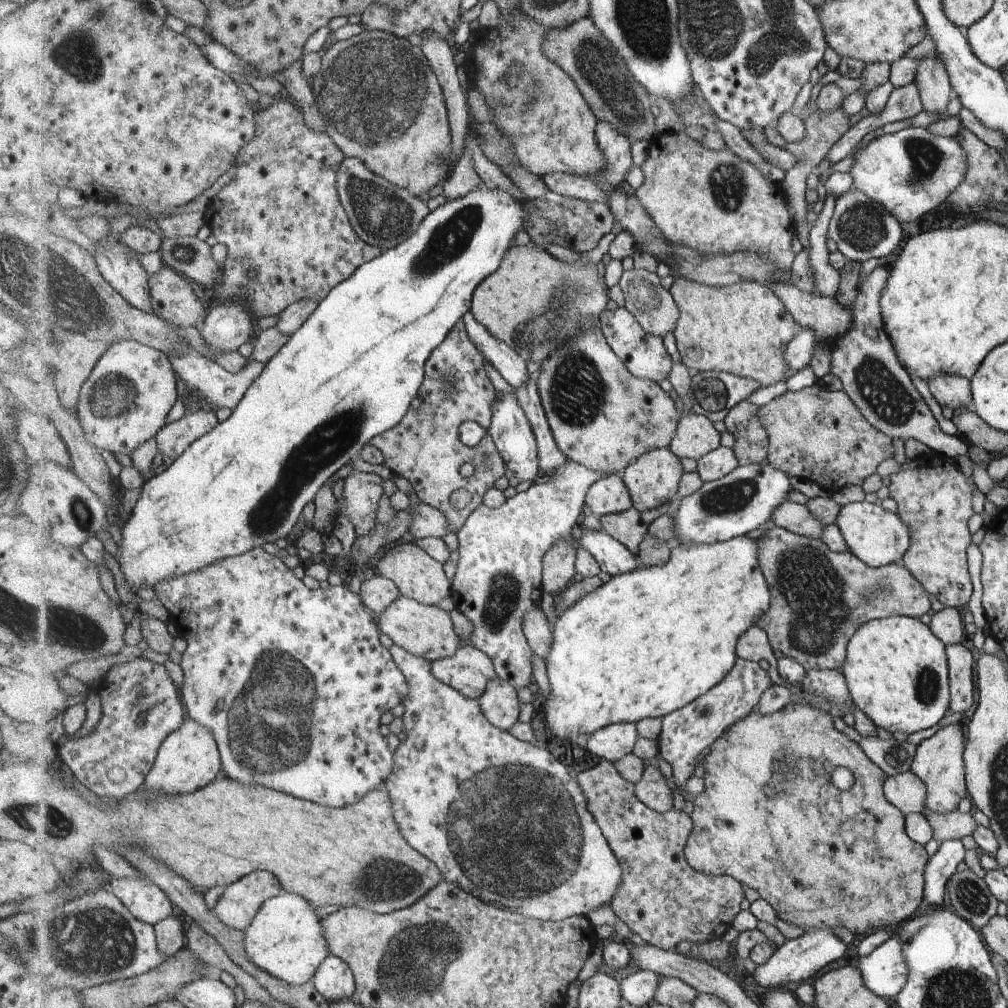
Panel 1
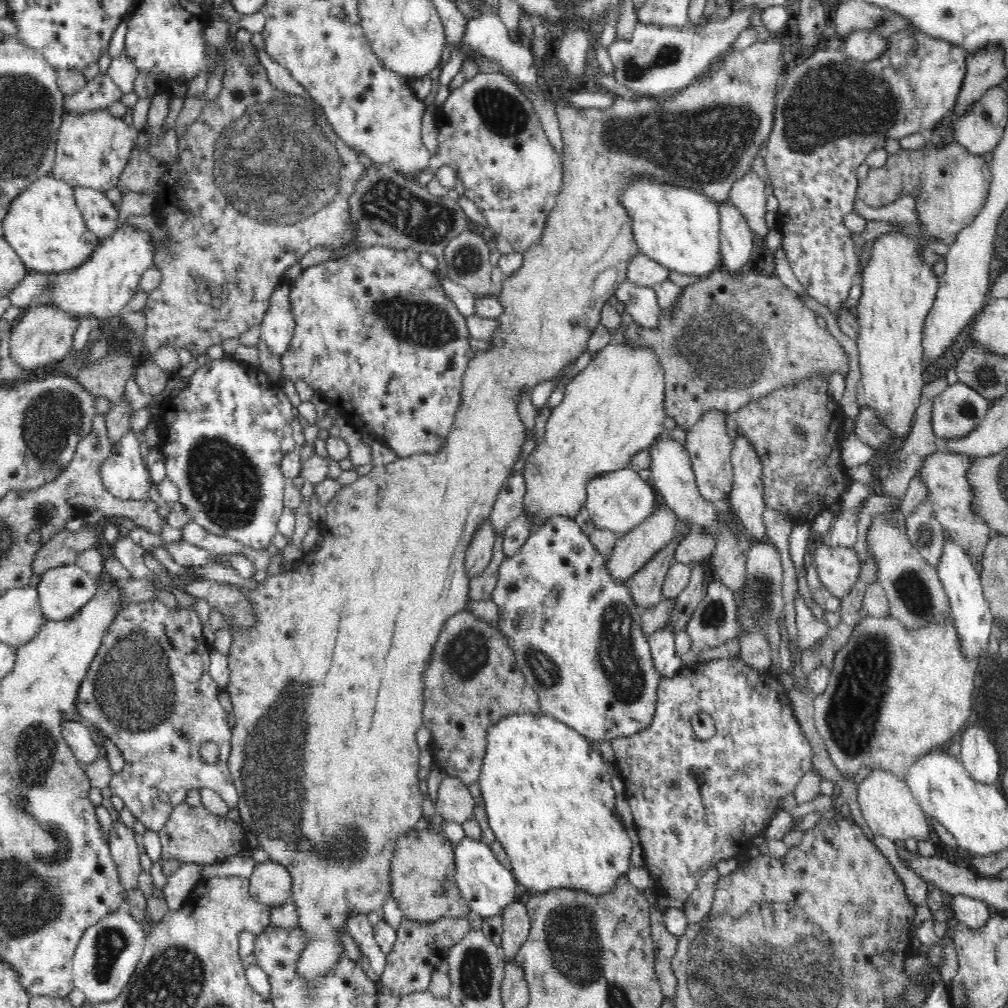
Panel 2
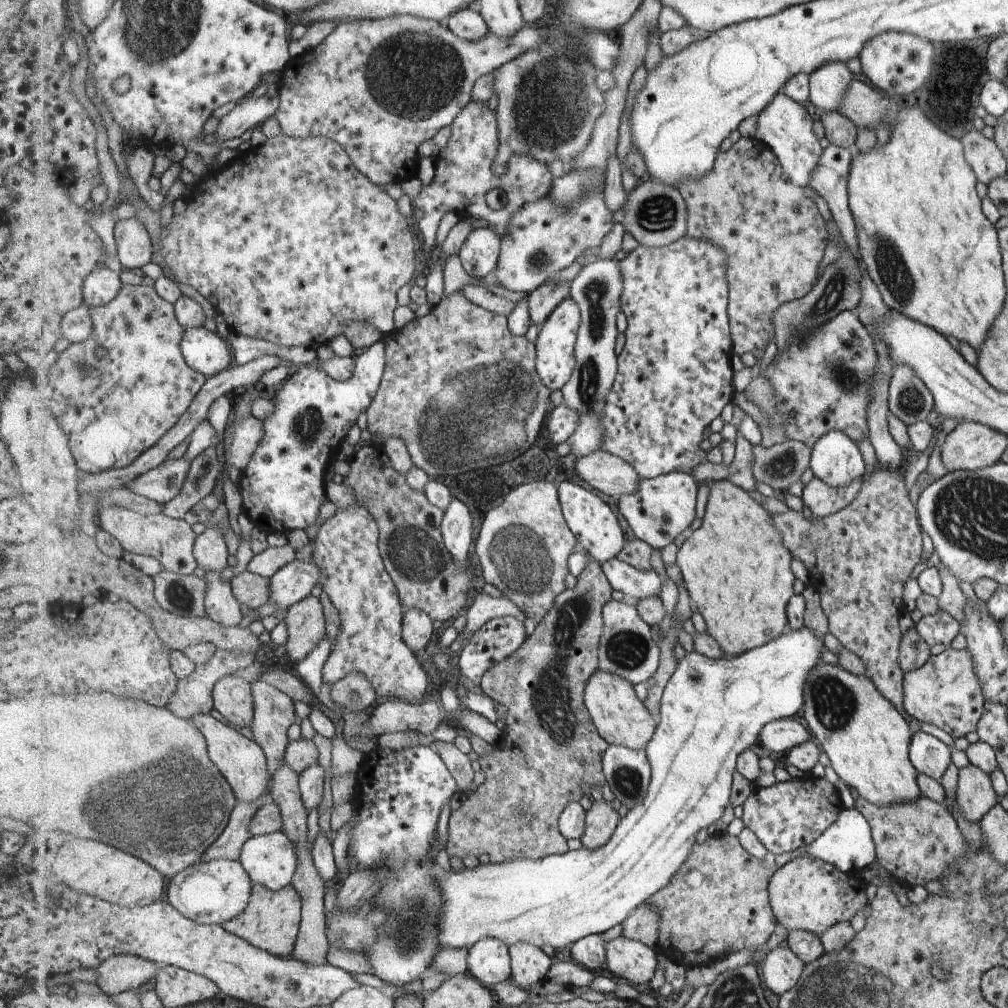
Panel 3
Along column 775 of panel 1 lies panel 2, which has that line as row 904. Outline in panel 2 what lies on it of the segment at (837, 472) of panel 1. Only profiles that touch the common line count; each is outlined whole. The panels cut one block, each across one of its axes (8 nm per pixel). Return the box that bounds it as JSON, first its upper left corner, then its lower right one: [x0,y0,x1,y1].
[391,829,471,922]

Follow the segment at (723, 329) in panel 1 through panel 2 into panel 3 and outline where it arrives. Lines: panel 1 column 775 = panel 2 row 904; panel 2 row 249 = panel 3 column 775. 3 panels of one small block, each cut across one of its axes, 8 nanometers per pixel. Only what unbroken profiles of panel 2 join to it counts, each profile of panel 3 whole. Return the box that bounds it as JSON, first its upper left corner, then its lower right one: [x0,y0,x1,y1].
[676,480,796,657]

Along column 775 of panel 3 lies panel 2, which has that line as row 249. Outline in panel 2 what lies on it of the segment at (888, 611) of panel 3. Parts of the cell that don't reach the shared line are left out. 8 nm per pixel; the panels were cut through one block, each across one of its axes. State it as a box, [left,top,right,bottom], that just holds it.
[428,73,563,252]

